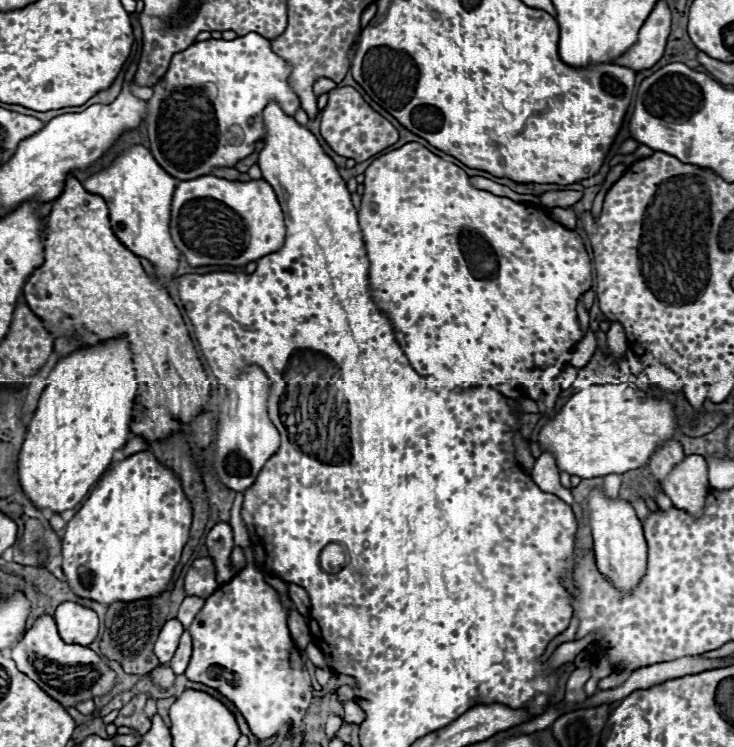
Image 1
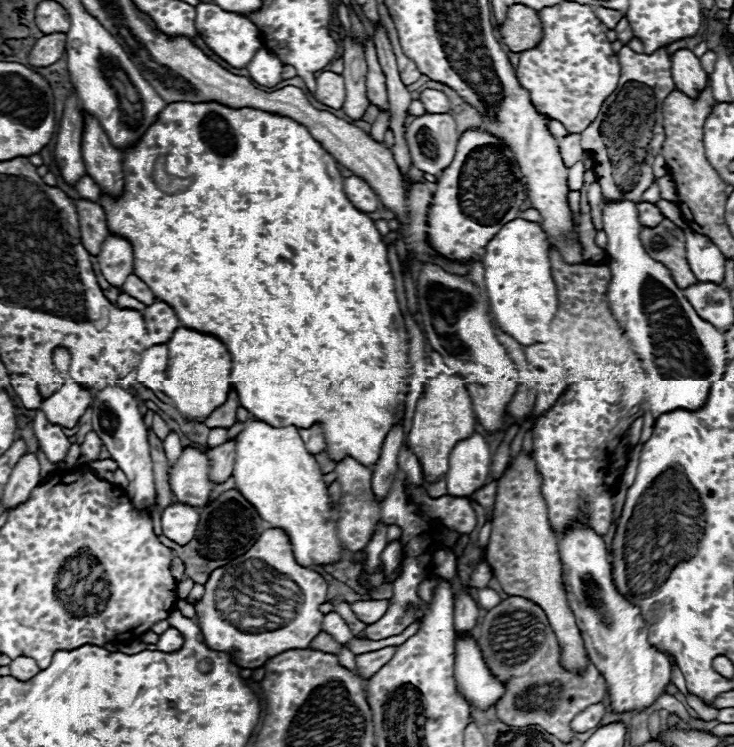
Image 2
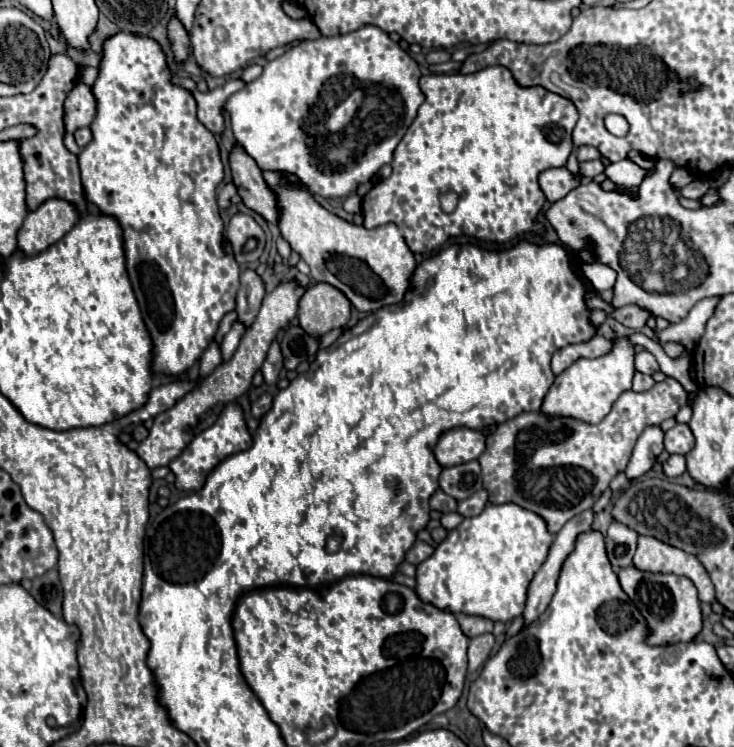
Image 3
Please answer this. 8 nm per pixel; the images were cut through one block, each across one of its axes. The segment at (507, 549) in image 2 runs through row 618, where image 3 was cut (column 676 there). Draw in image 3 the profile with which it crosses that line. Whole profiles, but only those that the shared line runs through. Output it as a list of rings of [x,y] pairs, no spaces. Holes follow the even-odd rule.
[[[652,536],[638,538],[638,550],[634,554],[632,566],[642,572],[662,572],[662,574],[686,576],[694,582],[698,590],[698,598],[702,602],[712,604],[716,600],[710,576],[704,570],[704,566],[698,562],[698,558],[692,554],[686,554],[684,550],[672,548]]]

